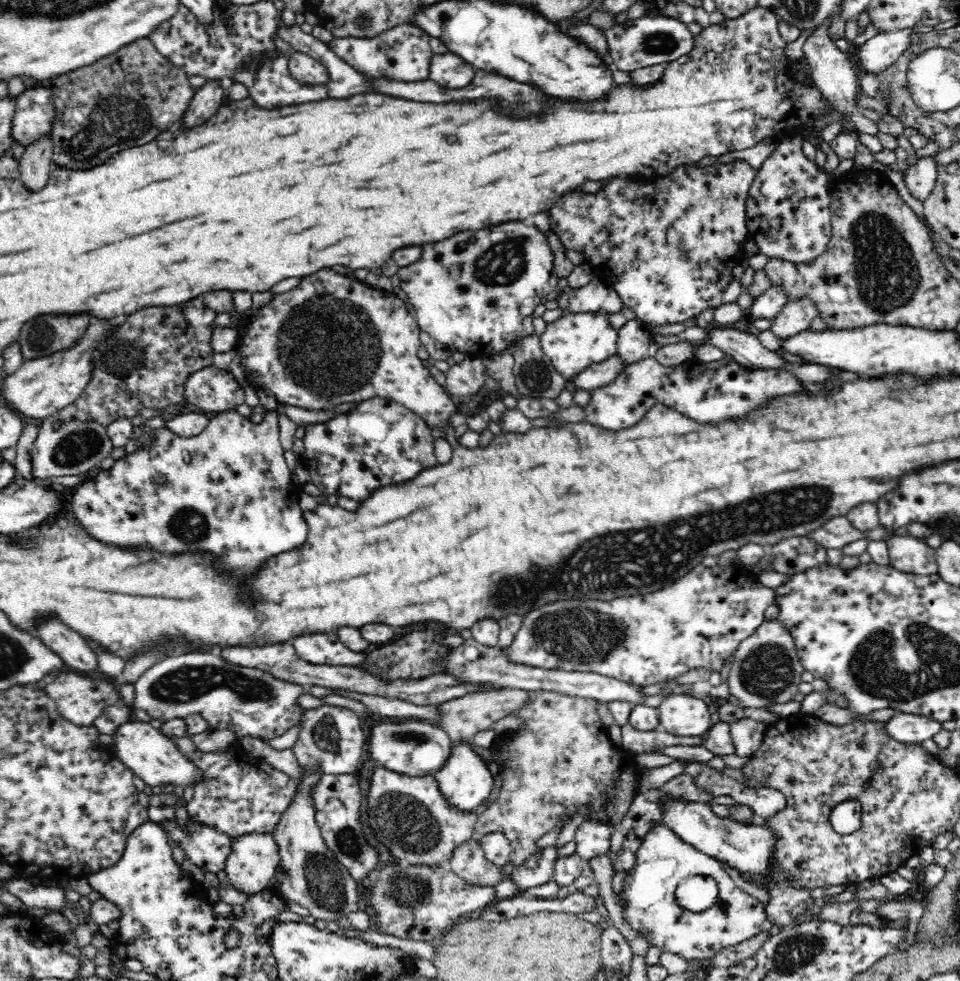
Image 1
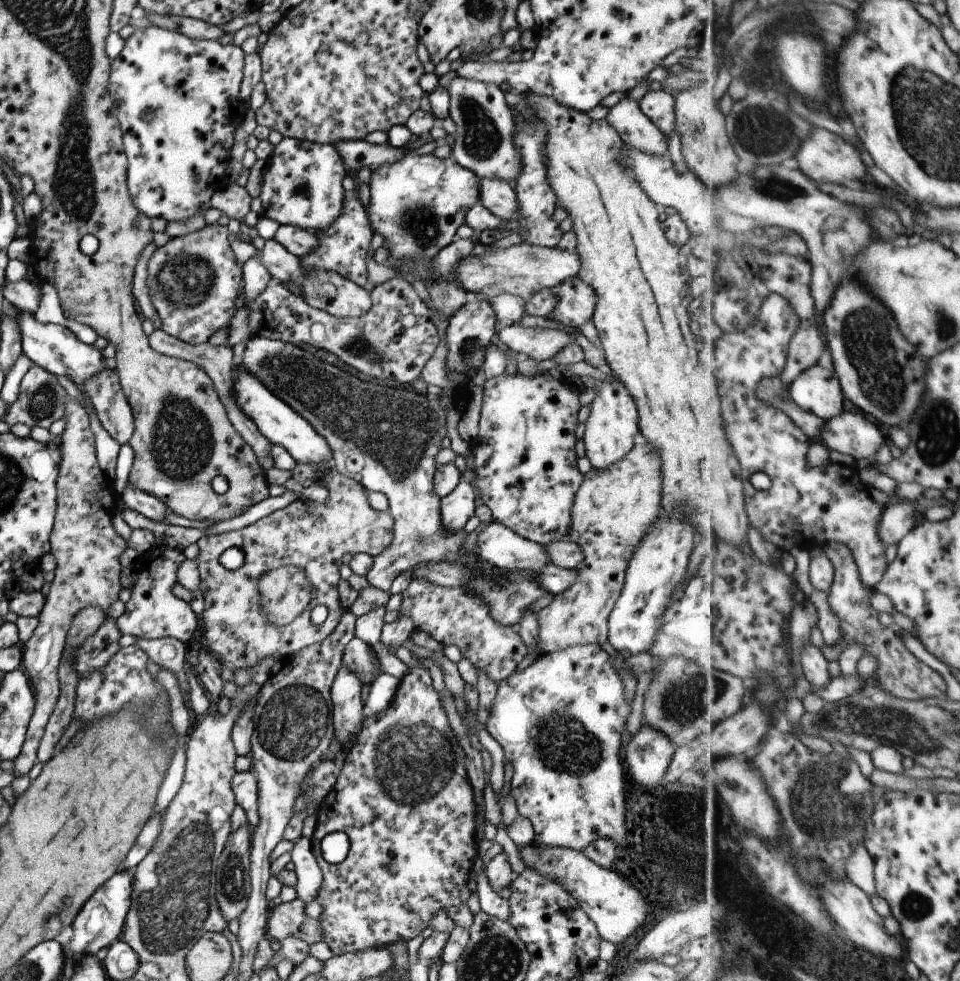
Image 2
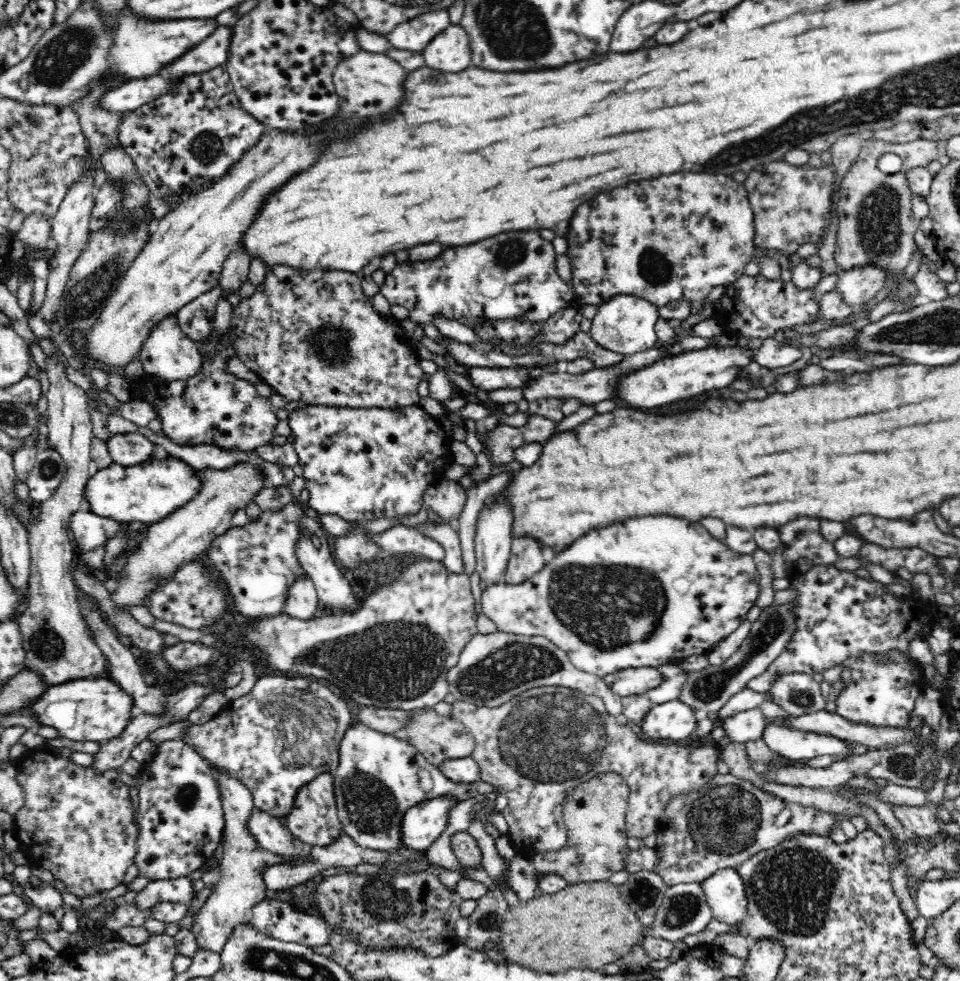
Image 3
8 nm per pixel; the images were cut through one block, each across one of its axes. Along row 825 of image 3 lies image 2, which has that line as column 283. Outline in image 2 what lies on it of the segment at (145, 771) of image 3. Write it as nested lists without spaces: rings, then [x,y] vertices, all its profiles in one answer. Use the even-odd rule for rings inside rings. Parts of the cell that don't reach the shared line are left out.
[[[283,137],[267,159],[267,172],[260,185],[261,216],[273,220],[277,225],[290,225],[315,232],[329,227],[339,215],[344,192],[341,180],[346,176],[345,167],[333,145],[308,142],[304,139]]]

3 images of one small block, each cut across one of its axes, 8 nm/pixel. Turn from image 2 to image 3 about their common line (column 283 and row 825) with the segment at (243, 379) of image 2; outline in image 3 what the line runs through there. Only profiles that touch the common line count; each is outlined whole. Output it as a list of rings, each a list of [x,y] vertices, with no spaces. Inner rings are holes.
[[[454,795],[426,800],[406,811],[403,821],[404,848],[426,851],[448,828],[450,812],[461,803]]]

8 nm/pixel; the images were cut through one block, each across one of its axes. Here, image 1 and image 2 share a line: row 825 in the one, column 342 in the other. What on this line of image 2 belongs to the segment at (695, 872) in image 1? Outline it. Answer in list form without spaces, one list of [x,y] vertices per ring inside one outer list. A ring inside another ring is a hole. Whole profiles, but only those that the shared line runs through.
[[[351,638],[344,647],[342,664],[360,680],[361,684],[372,682],[380,672],[373,650],[359,638]]]

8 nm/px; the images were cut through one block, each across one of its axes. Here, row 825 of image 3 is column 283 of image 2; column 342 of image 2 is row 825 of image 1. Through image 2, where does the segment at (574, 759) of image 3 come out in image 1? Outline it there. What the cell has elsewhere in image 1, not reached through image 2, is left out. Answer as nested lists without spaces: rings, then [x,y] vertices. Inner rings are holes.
[[[543,690],[530,691],[529,695],[531,701],[517,712],[517,715],[525,723],[517,731],[510,731],[506,735],[505,733],[502,733],[496,744],[492,746],[492,748],[496,747],[500,754],[500,763],[497,763],[496,771],[501,775],[503,784],[498,792],[498,799],[496,802],[488,805],[488,808],[486,808],[481,815],[477,816],[476,821],[476,834],[478,834],[478,836],[486,835],[492,832],[500,832],[506,836],[506,839],[511,845],[509,864],[512,865],[514,869],[518,868],[518,866],[522,866],[528,858],[538,854],[540,850],[537,845],[538,840],[545,834],[548,834],[548,832],[550,832],[550,830],[558,824],[558,818],[562,818],[563,814],[566,813],[568,815],[566,816],[566,819],[568,819],[579,806],[590,806],[590,810],[592,811],[590,820],[614,827],[615,825],[618,825],[620,820],[622,820],[622,818],[624,818],[624,816],[628,813],[629,807],[631,806],[635,795],[641,792],[640,768],[636,765],[636,760],[634,760],[635,753],[624,748],[618,748],[614,746],[614,744],[610,743],[607,727],[604,726],[600,717],[598,717],[598,713],[596,713],[597,700],[589,700],[587,698],[573,697],[554,691]]]

